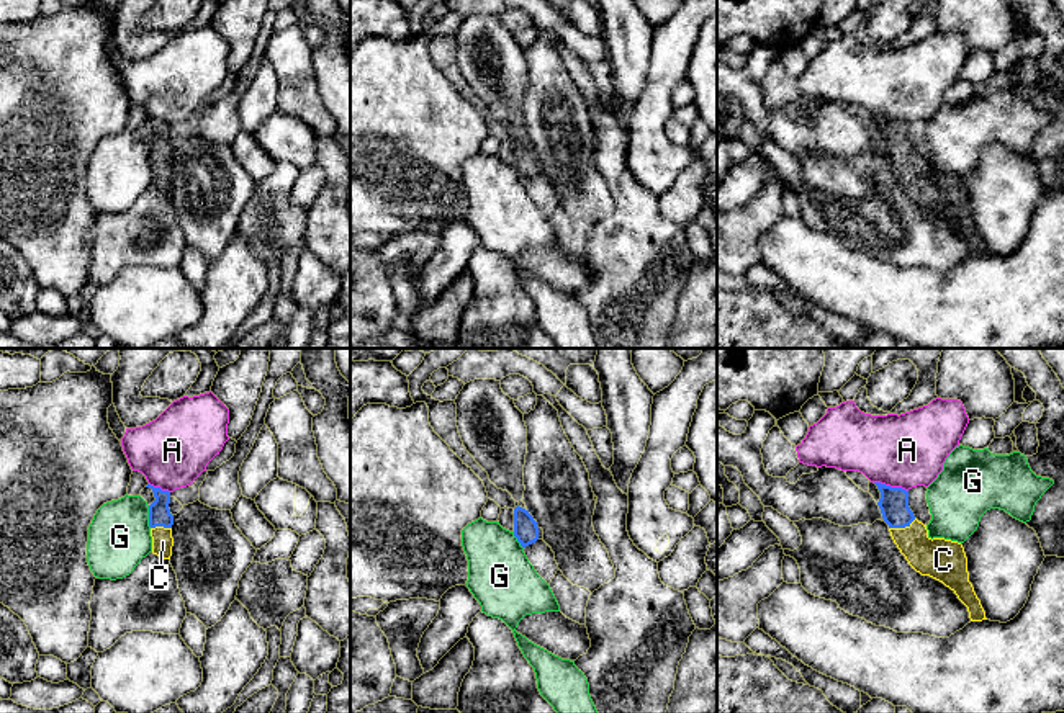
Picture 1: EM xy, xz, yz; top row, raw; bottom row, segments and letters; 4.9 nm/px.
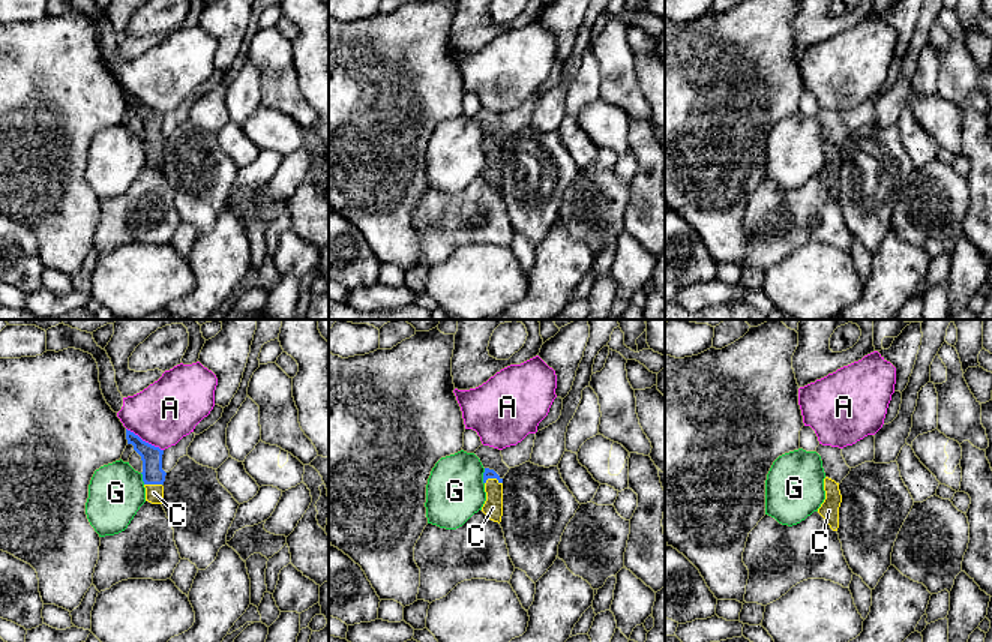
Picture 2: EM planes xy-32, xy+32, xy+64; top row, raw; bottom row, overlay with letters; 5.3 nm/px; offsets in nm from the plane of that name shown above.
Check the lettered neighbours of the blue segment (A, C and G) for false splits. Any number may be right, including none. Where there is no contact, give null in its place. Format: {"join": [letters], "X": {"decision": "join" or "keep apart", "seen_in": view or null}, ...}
{"join": ["C"], "A": {"decision": "keep apart", "seen_in": "yz"}, "C": {"decision": "join", "seen_in": "yz"}, "G": {"decision": "keep apart", "seen_in": "xy"}}

